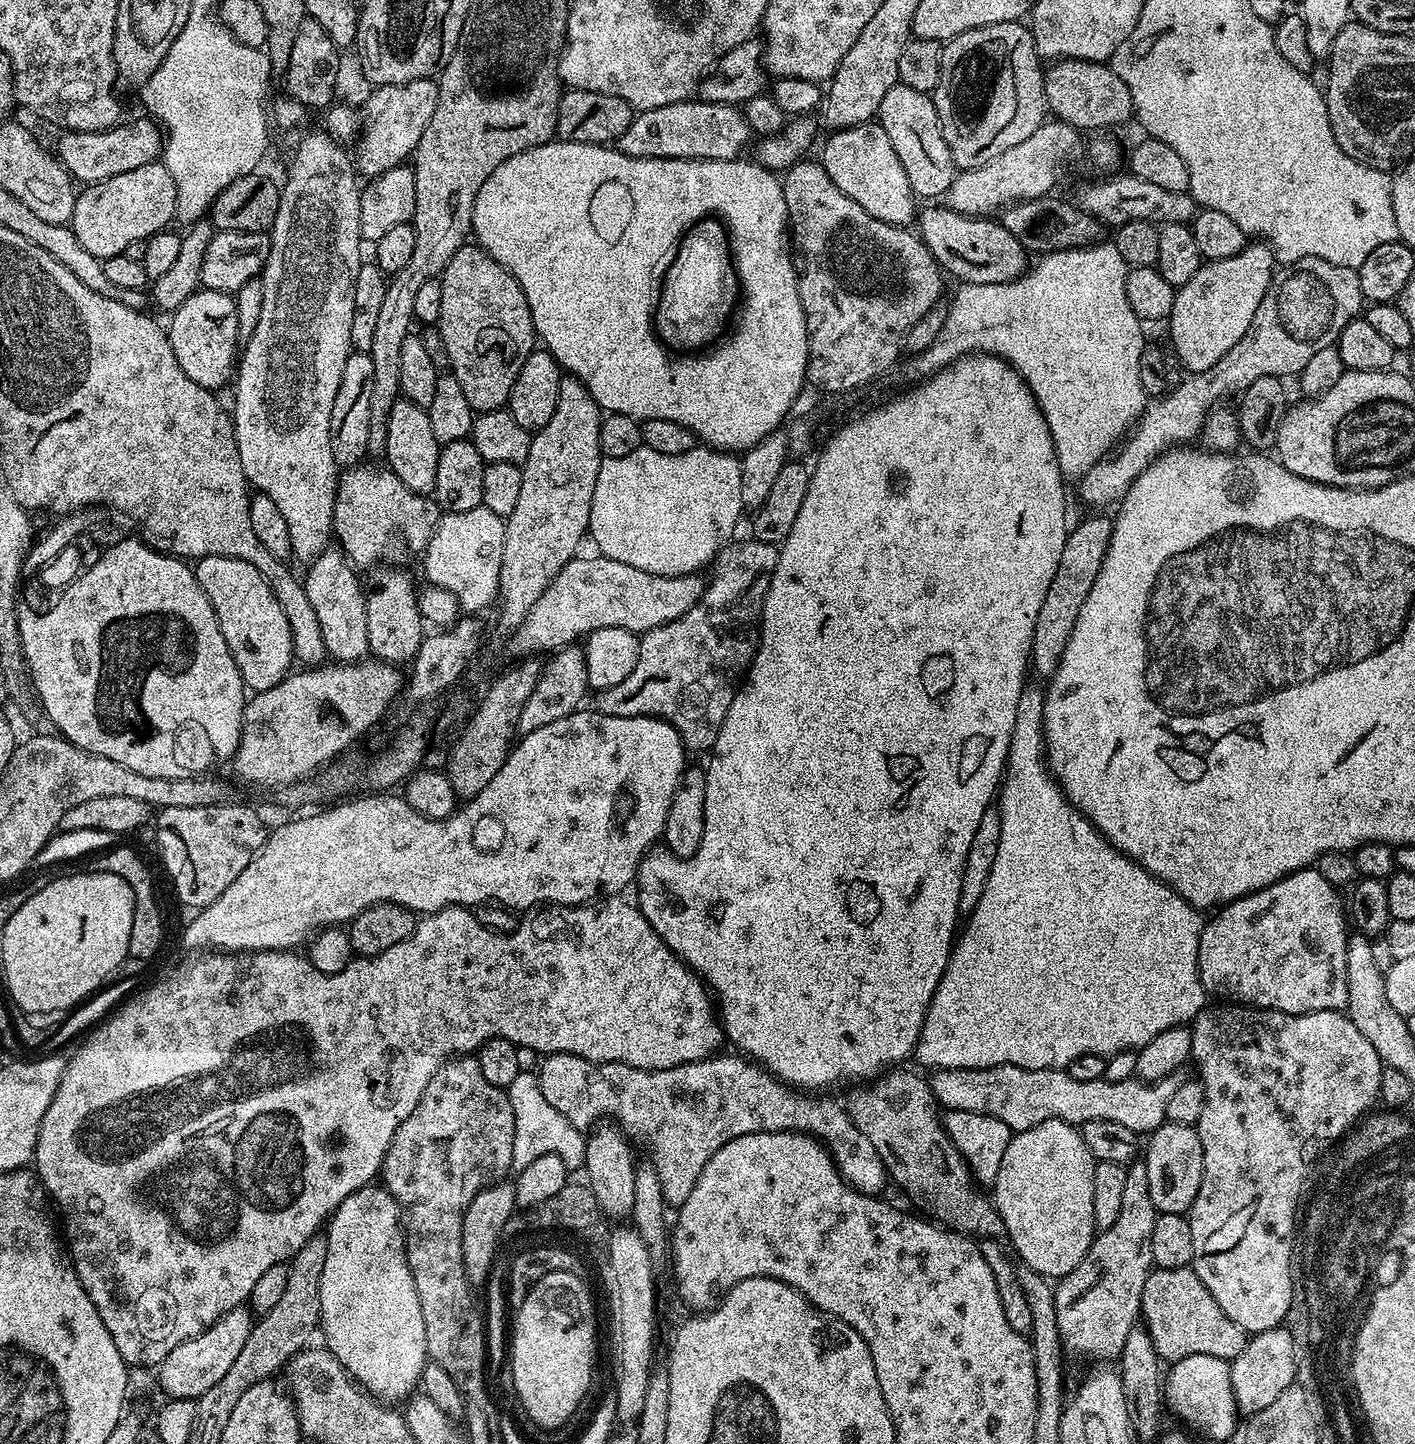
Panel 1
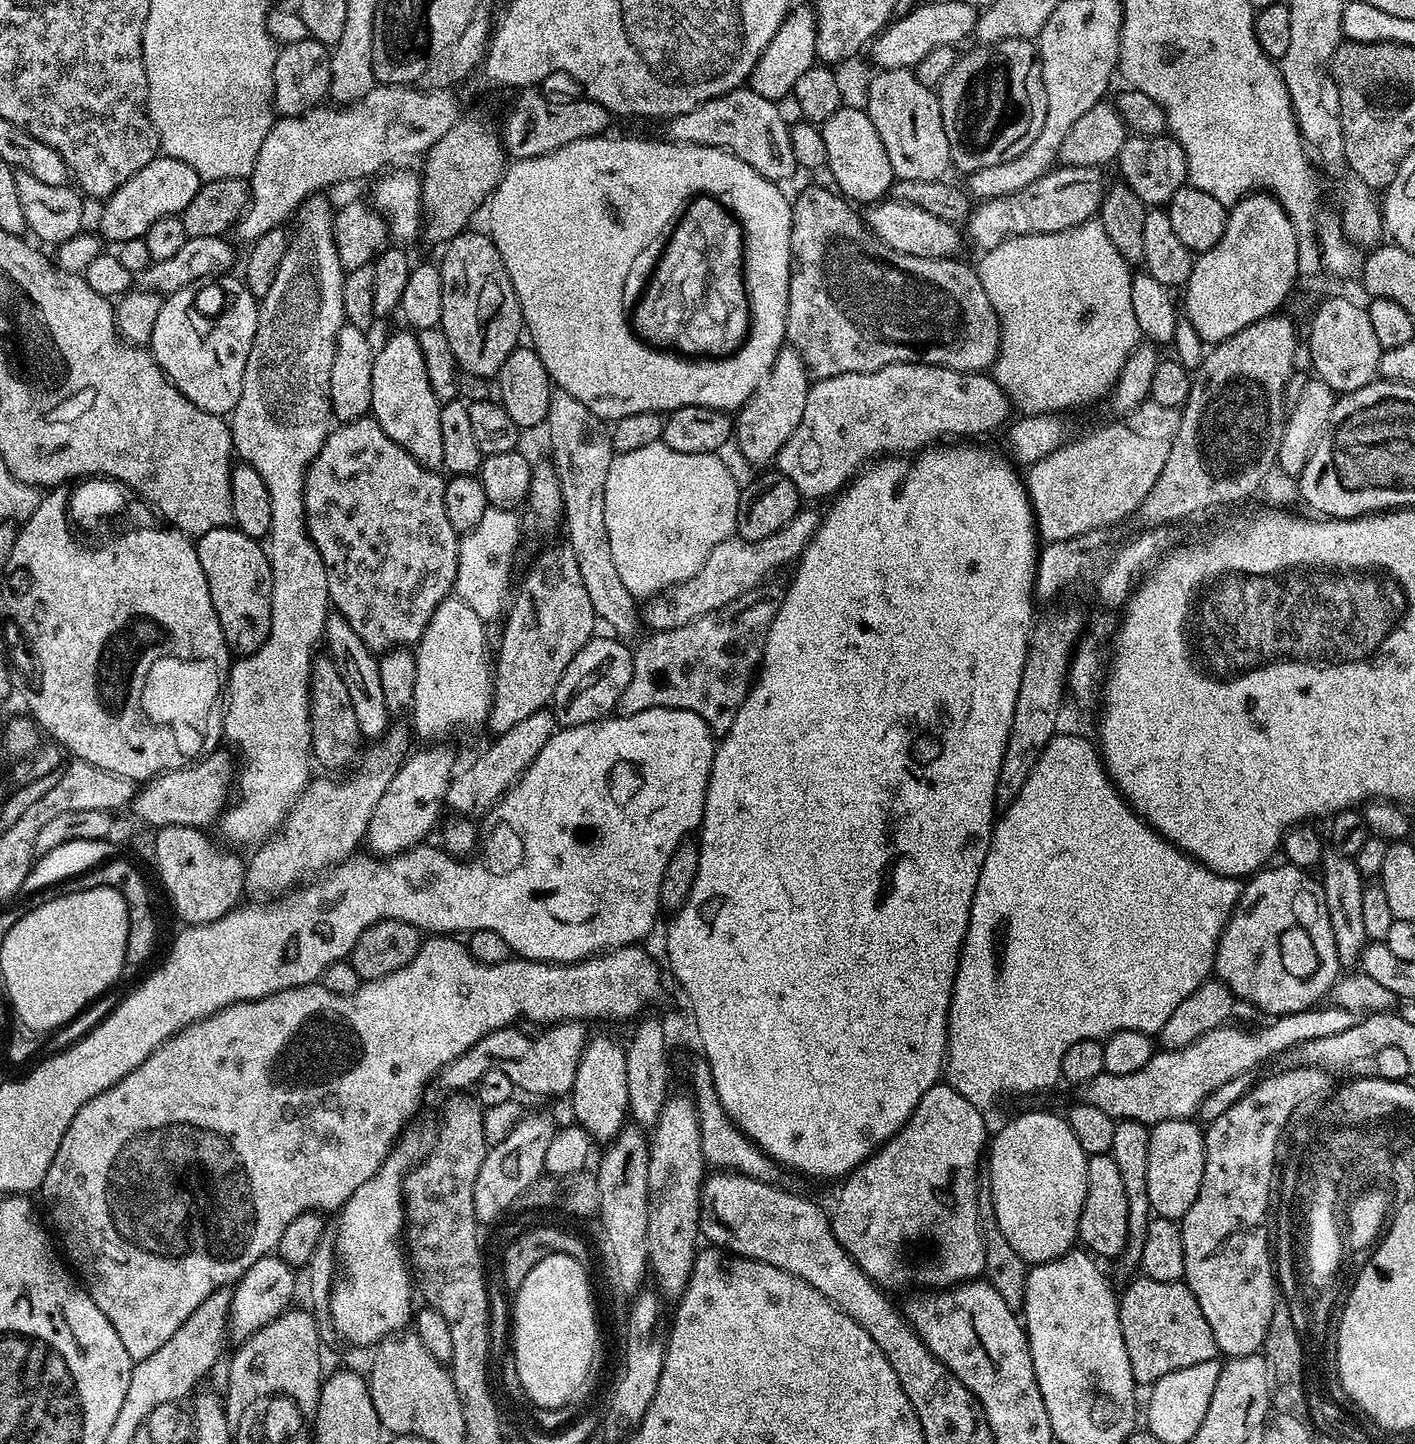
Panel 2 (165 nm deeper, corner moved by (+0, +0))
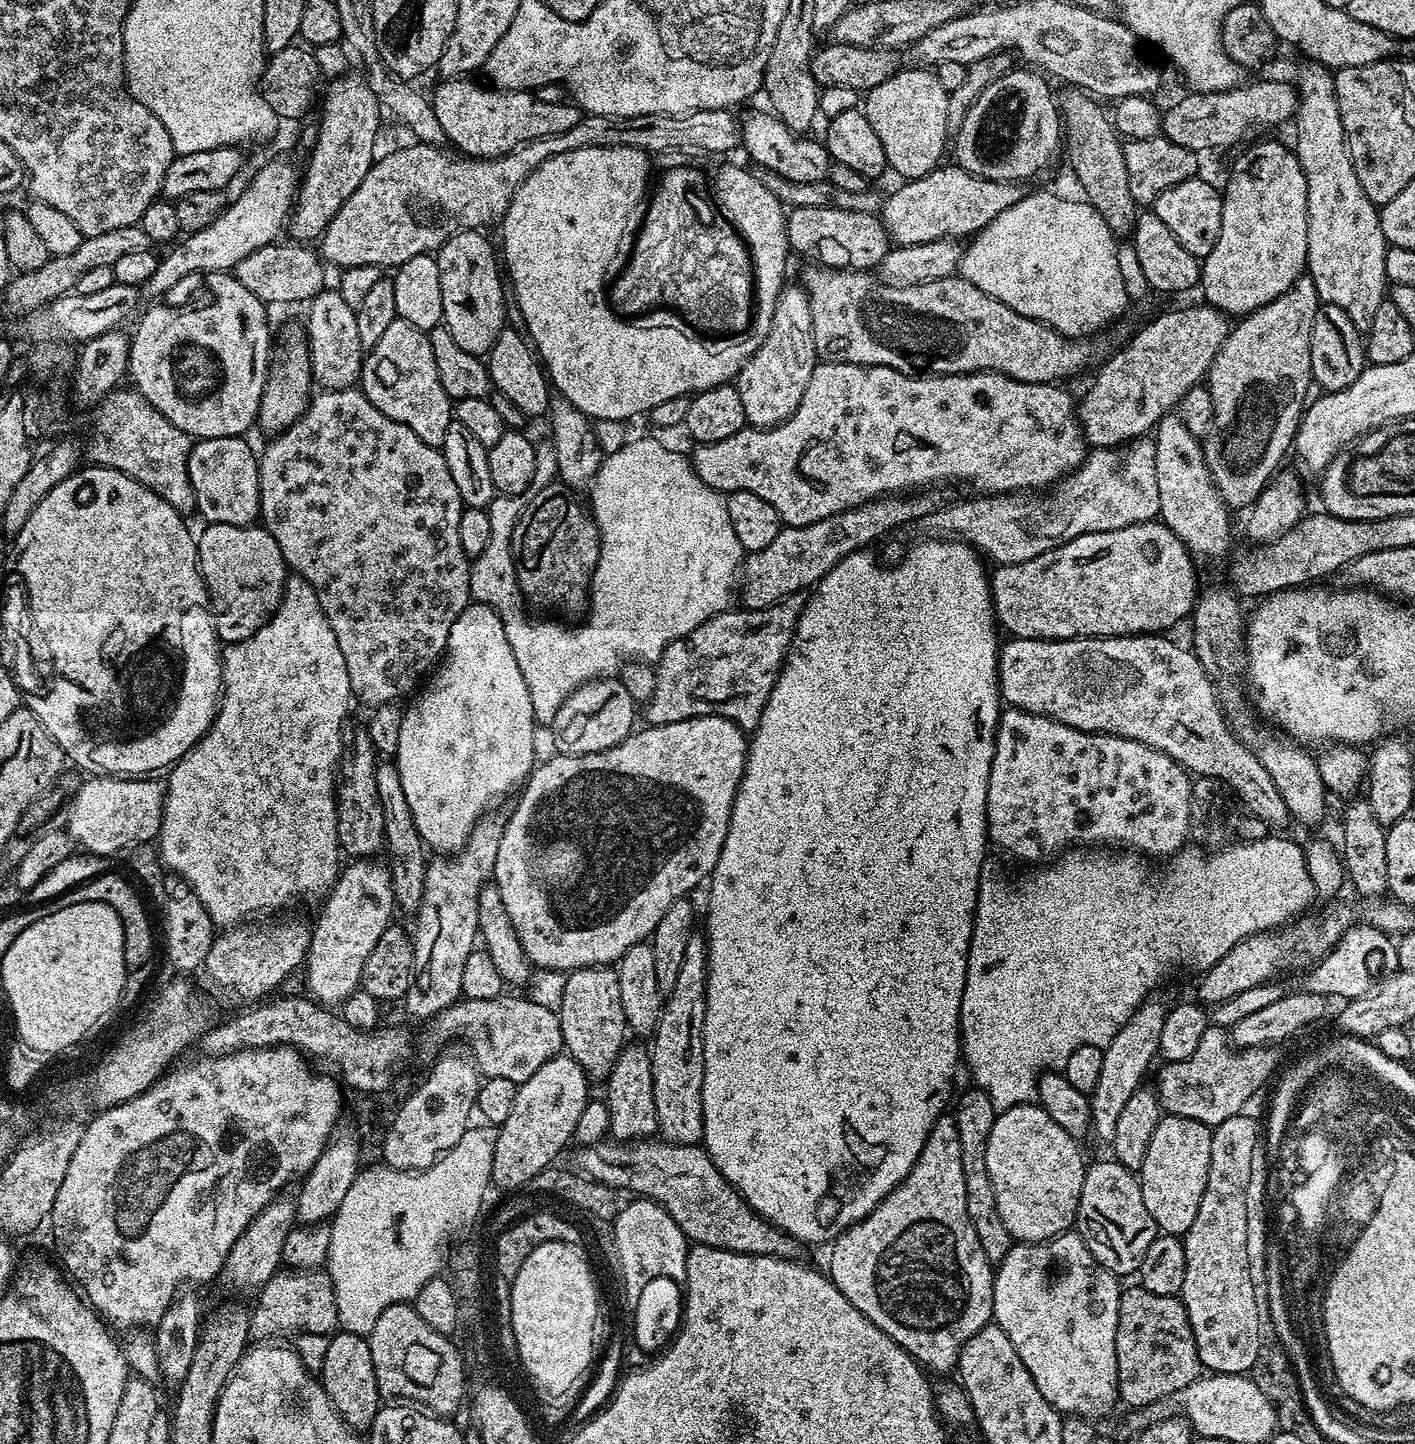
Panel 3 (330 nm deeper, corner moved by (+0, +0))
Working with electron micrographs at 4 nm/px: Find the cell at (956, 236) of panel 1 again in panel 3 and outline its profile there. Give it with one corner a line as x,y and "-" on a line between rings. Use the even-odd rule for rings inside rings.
794,208
787,213
788,247
793,253
801,252
812,256
815,263
824,264
827,268
855,268
872,270
882,262
888,253
890,237
884,229
883,219
876,214
858,214
858,210
834,210
833,208

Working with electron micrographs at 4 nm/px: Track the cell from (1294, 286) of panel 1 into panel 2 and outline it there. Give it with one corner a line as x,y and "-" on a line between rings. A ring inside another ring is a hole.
1145,402
1116,419
1120,420
1102,425
1097,432
1092,432
1081,440
1071,439
1063,447
1054,450
1054,454
1048,454
1046,458
1027,465
1026,487
1041,541
1053,544
1059,540
1111,529
1111,524
1116,524
1127,516
1129,519
1136,513
1146,494
1154,490
1154,482
1158,482
1158,474
1162,474
1162,466
1166,466
1170,446
1174,446
1180,425
1180,412
1170,406

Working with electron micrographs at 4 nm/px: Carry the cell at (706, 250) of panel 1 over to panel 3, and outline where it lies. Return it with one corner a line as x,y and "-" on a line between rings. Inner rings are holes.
672,168
669,170
668,173
665,174
664,177
660,180
660,185
655,185
654,191
651,193
650,196
650,203
648,206
648,212
644,216
644,224
640,228
640,233
636,235
636,245
633,246
632,252
628,255
628,265
623,268
620,272
620,275
616,277
615,280
612,281
610,285
610,307
613,312
619,314
621,317
624,318
635,318
641,314
648,314
651,313
653,310
671,310
673,312
679,312
681,316
684,317
685,320
688,321
689,324
692,325
693,328
699,330
701,333
704,334
739,334
744,331
745,328
748,327
749,324
752,323
752,318
754,315
754,277
752,274
752,257
748,251
747,244
744,243
743,240
740,238
740,233
736,231
735,228
732,227
732,224
728,222
725,216
719,212
716,208
713,197
710,195
709,192
710,184
704,181
704,176
702,173
699,172
696,168

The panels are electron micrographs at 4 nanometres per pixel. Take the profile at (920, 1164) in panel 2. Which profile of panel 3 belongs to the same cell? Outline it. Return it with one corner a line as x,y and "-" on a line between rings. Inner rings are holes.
945,1114
939,1116
934,1122
934,1126
930,1130
930,1134
926,1138
926,1146
922,1146
922,1150
918,1154
918,1162
914,1162
914,1166
910,1170
910,1174
906,1174
904,1181
896,1187
896,1189
888,1195
881,1204
873,1210
865,1220
860,1220
854,1226
850,1226
846,1231
841,1234
836,1240
831,1241
830,1249
832,1253
828,1256
828,1268
826,1267
827,1275
830,1277
832,1285
834,1285
844,1297
856,1307
862,1315
866,1318
870,1318
870,1322
874,1322
874,1326
878,1326
878,1330
885,1332
890,1338
894,1338
894,1342
898,1342
898,1346
902,1346
915,1358
917,1364
923,1366
929,1373
932,1372
944,1372
940,1374
948,1374
948,1372
957,1367
960,1362
960,1351
966,1346
966,1342
970,1342
970,1338
974,1338
974,1334
978,1334
987,1326
992,1320
992,1303
994,1302
994,1286
992,1281
994,1279
994,1265
988,1261
986,1254
982,1251
982,1242
978,1242
978,1234
974,1234
974,1226
970,1222
970,1214
966,1210
966,1174
962,1170
962,1144
958,1142
958,1126
955,1119
951,1115

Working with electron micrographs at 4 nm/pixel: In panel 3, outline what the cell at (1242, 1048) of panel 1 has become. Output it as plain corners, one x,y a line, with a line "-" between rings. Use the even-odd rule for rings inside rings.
1241,1114
1234,1118
1226,1118
1226,1122
1215,1125
1212,1128
1212,1141
1210,1142
1210,1170
1208,1171
1208,1181
1206,1190
1202,1194
1202,1202
1198,1206
1198,1215
1194,1217
1194,1226
1182,1238
1184,1249
1186,1250
1186,1279
1182,1281
1182,1290
1179,1297
1184,1301
1186,1314
1190,1318
1190,1326
1194,1330
1194,1342
1198,1346
1198,1358
1201,1365
1209,1373
1223,1374
1225,1376
1238,1376
1251,1373
1254,1360
1258,1351
1258,1315
1260,1302
1258,1299
1257,1281
1252,1281
1252,1260
1248,1257
1248,1239
1252,1236
1252,1223
1256,1220
1256,1200
1264,1196
1264,1188
1269,1187
1268,1183
1268,1162
1265,1156
1265,1141
1262,1139
1262,1124
1259,1120
1249,1114

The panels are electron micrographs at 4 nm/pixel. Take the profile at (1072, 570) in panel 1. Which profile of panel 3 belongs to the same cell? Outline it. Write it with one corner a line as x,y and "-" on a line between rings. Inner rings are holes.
1306,274
1298,277
1290,286
1290,290
1286,290
1286,294
1274,298
1274,302
1270,302
1266,306
1248,313
1247,316
1239,317
1231,325
1226,342
1222,342
1222,346
1210,366
1206,377
1206,386
1210,390
1210,398
1214,402
1214,422
1212,423
1211,432
1203,437
1202,443
1204,445
1206,466
1212,471
1214,486
1220,492
1220,497
1224,499
1224,503
1228,505
1229,509
1243,508
1244,510
1253,505
1259,495
1262,494
1264,488
1267,488
1273,477
1277,475
1278,470
1276,470
1276,467
1283,462
1284,455
1287,452
1289,455
1290,449
1293,447
1296,432
1300,428
1300,418
1304,414
1306,401
1309,399
1308,387
1311,389
1314,384
1312,367
1310,366
1310,330
1314,330
1314,314
1318,314
1321,303
1320,295
1312,279

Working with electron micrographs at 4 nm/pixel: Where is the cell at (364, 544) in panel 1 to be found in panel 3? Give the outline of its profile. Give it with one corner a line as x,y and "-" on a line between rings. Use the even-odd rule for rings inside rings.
356,386
333,392
317,391
309,399
308,409
285,432
273,435
269,440
272,441
265,446
264,452
262,448
258,456
259,519
262,527
272,535
274,542
278,542
278,550
282,550
285,565
295,575
306,578
310,586
314,586
314,594
318,594
318,602
330,622
330,630
334,630
334,638
338,638
338,647
342,649
353,697
359,703
361,700
368,704
369,709
403,701
403,696
408,691
411,693
443,657
444,647
450,638
450,626
454,626
458,614
462,614
462,610
472,600
470,560
465,556
462,541
458,538
458,518
462,518
466,505
458,494
458,486
454,486
454,478
450,478
450,466
446,466
443,451
422,442
422,438
418,438
410,426
402,426
402,422
386,418
386,414
382,414
378,406
369,402
363,391

